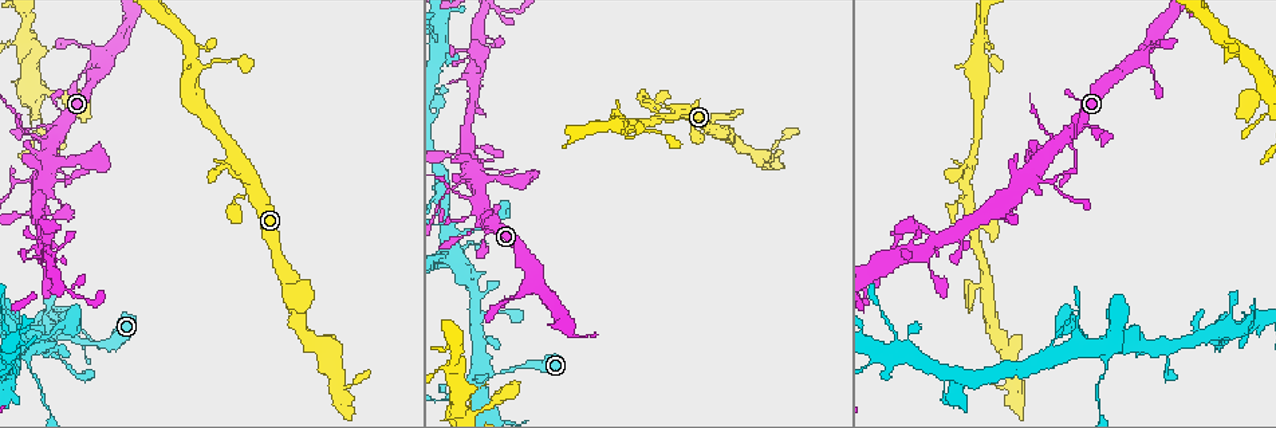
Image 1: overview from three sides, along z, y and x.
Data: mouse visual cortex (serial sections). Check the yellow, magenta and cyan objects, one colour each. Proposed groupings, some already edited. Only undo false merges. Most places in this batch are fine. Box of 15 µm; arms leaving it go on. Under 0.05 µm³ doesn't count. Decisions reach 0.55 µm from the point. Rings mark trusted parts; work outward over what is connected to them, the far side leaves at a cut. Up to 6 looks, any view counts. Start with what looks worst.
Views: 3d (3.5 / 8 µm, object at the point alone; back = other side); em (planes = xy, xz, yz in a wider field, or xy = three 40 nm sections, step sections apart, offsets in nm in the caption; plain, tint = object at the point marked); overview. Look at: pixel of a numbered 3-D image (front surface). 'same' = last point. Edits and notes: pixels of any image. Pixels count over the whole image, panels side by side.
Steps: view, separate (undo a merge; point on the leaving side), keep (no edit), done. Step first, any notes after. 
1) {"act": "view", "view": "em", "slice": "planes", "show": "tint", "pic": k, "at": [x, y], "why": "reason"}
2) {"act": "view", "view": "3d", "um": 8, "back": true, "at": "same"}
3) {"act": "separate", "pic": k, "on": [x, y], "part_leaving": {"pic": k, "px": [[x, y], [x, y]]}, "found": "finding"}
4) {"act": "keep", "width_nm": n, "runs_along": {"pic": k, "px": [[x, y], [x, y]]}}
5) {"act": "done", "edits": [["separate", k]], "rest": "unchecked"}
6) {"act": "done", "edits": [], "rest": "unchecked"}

{"act": "view", "view": "3d", "um": 8, "pic": 1, "at": [1027, 168], "why": "calibre changes"}

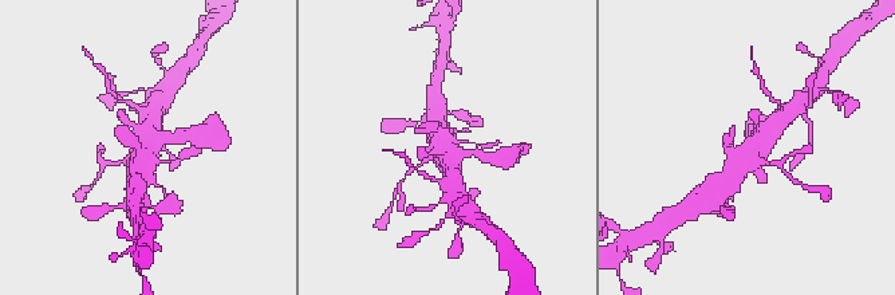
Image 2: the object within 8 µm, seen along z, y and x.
{"act": "view", "view": "em", "slice": "xy", "step": 2, "show": "tint", "pic": 2, "at": [143, 150], "why": "need the tissue"}

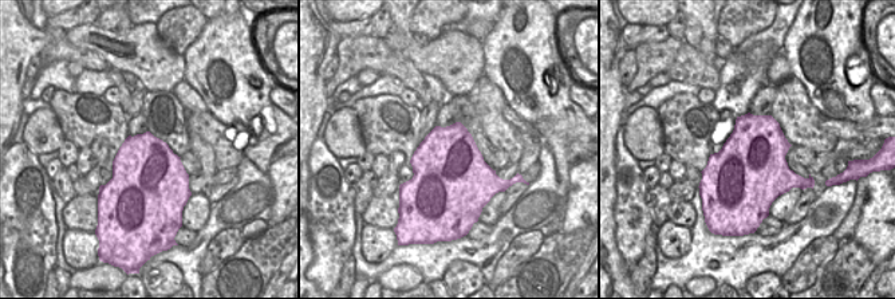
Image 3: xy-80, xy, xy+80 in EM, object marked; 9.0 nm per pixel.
{"act": "keep", "runs_along": {"pic": 2, "px": [[787, 113], [759, 140], [736, 170]]}, "found": "all the same cell"}

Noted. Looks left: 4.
{"act": "view", "view": "3d", "um": 3.5, "pic": 1, "at": [58, 338], "why": "branch point"}

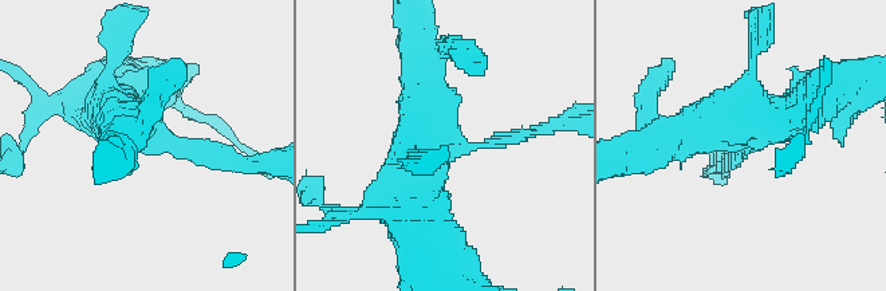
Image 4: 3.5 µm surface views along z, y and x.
{"act": "view", "view": "em", "slice": "xy", "step": 2, "show": "tint", "pic": 4, "at": [742, 130], "arms": 4, "arm_widths_nm": [150, 150, 450, 500]}

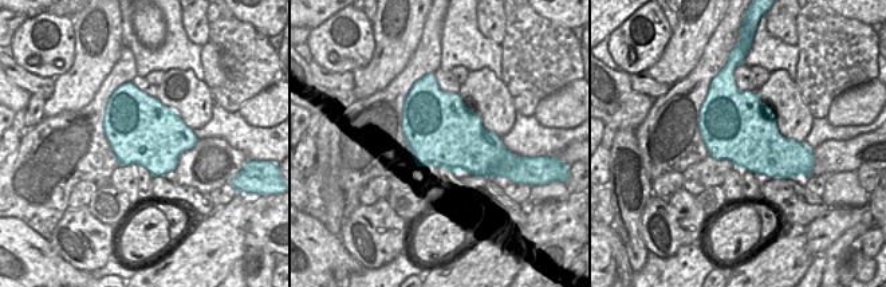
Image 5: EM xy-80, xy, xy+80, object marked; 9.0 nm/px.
{"act": "keep", "runs_along": {"pic": 4, "px": [[219, 153], [128, 121], [119, 137]]}, "found": "continuous, no second cell"}

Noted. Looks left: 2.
{"act": "view", "view": "3d", "um": 3.5, "pic": 1, "at": [1105, 367], "why": "thin neck"}

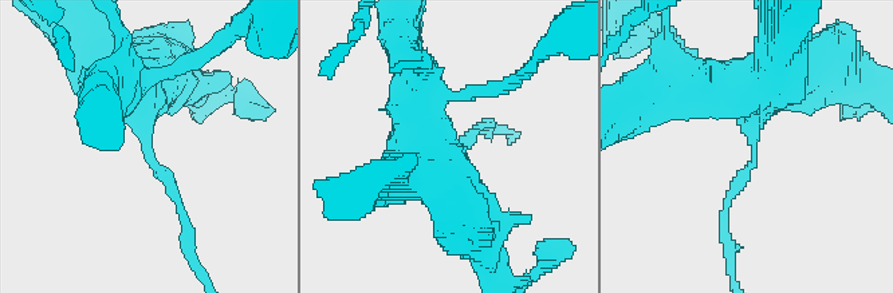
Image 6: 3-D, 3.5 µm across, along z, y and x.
{"act": "view", "view": "em", "slice": "planes", "show": "tint", "pic": 6, "at": [751, 165], "arm_widths_nm": [100, 600]}

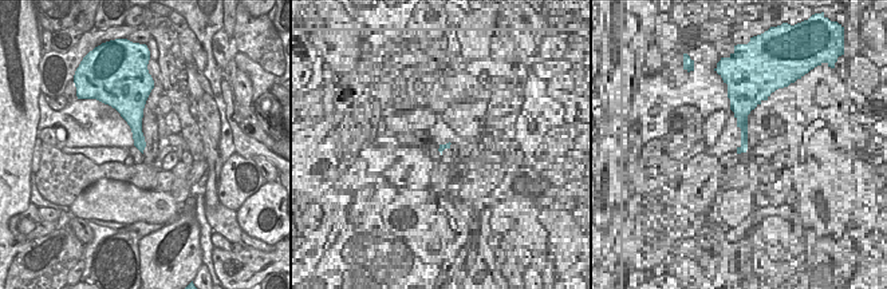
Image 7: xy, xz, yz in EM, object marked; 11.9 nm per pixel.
{"act": "keep", "found": "continuous, no second cell"}

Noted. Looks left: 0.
{"act": "done", "edits": [], "rest": "unchecked"}

